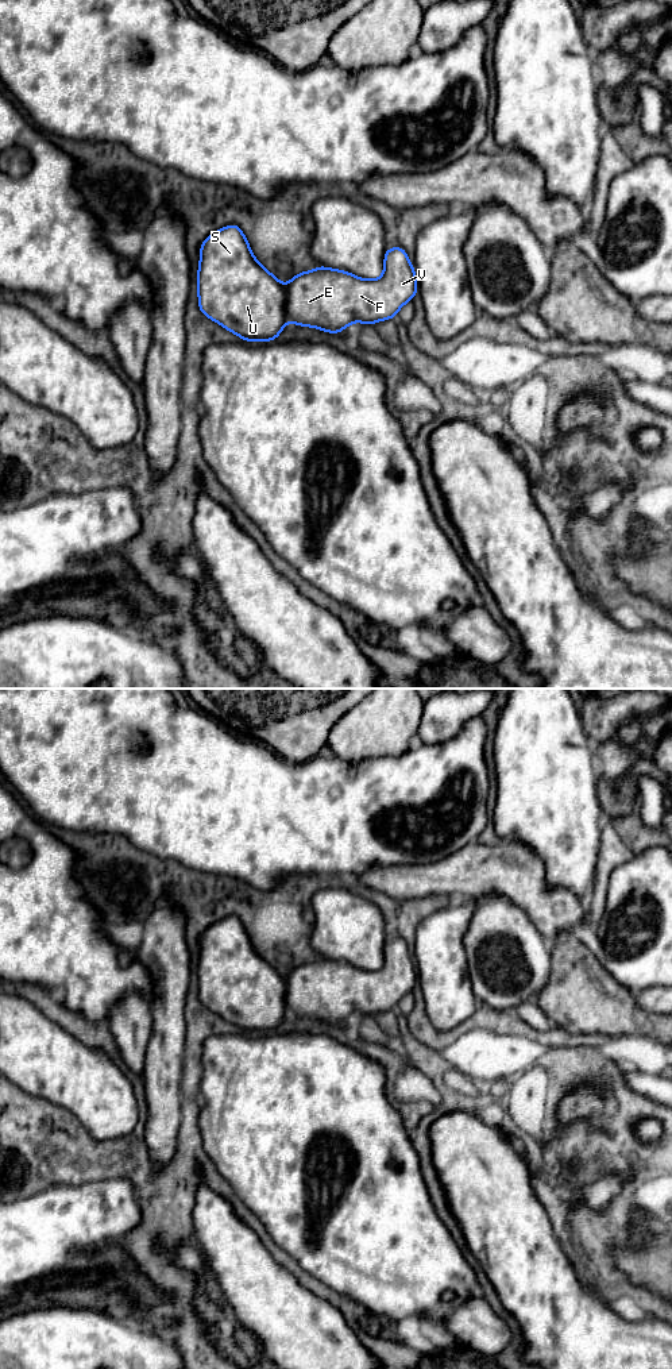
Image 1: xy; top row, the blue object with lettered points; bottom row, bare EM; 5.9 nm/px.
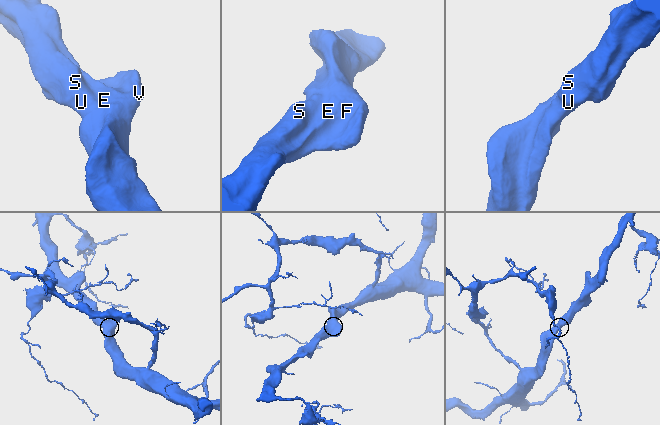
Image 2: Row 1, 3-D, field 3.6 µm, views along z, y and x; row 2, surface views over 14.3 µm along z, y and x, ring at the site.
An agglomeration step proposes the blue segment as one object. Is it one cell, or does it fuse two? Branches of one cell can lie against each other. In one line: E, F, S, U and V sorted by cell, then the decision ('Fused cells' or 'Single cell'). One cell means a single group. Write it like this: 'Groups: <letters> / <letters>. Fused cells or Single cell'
Groups: E F S U V. Single cell

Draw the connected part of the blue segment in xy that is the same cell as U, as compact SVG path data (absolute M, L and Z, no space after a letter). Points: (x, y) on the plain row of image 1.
M229 915L201 934L197 964L198 999L202 1006L250 1034L274 1031L287 1013L340 1025L355 1013L372 1017L397 1009L401 998L412 992L418 983L416 963L405 940L387 940L383 957L385 963L376 971L363 971L345 961L317 957L314 961L296 965L282 976L278 968L254 948L240 918Z

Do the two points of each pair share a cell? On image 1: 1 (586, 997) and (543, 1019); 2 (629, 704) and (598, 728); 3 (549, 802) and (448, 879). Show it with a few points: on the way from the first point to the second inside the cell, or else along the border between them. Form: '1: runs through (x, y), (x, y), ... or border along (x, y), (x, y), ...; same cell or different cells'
1: border along (536, 1001), (555, 1025); different cells
2: runs through (621, 709), (606, 720); same cell
3: border along (504, 839), (520, 840), (533, 851); different cells

